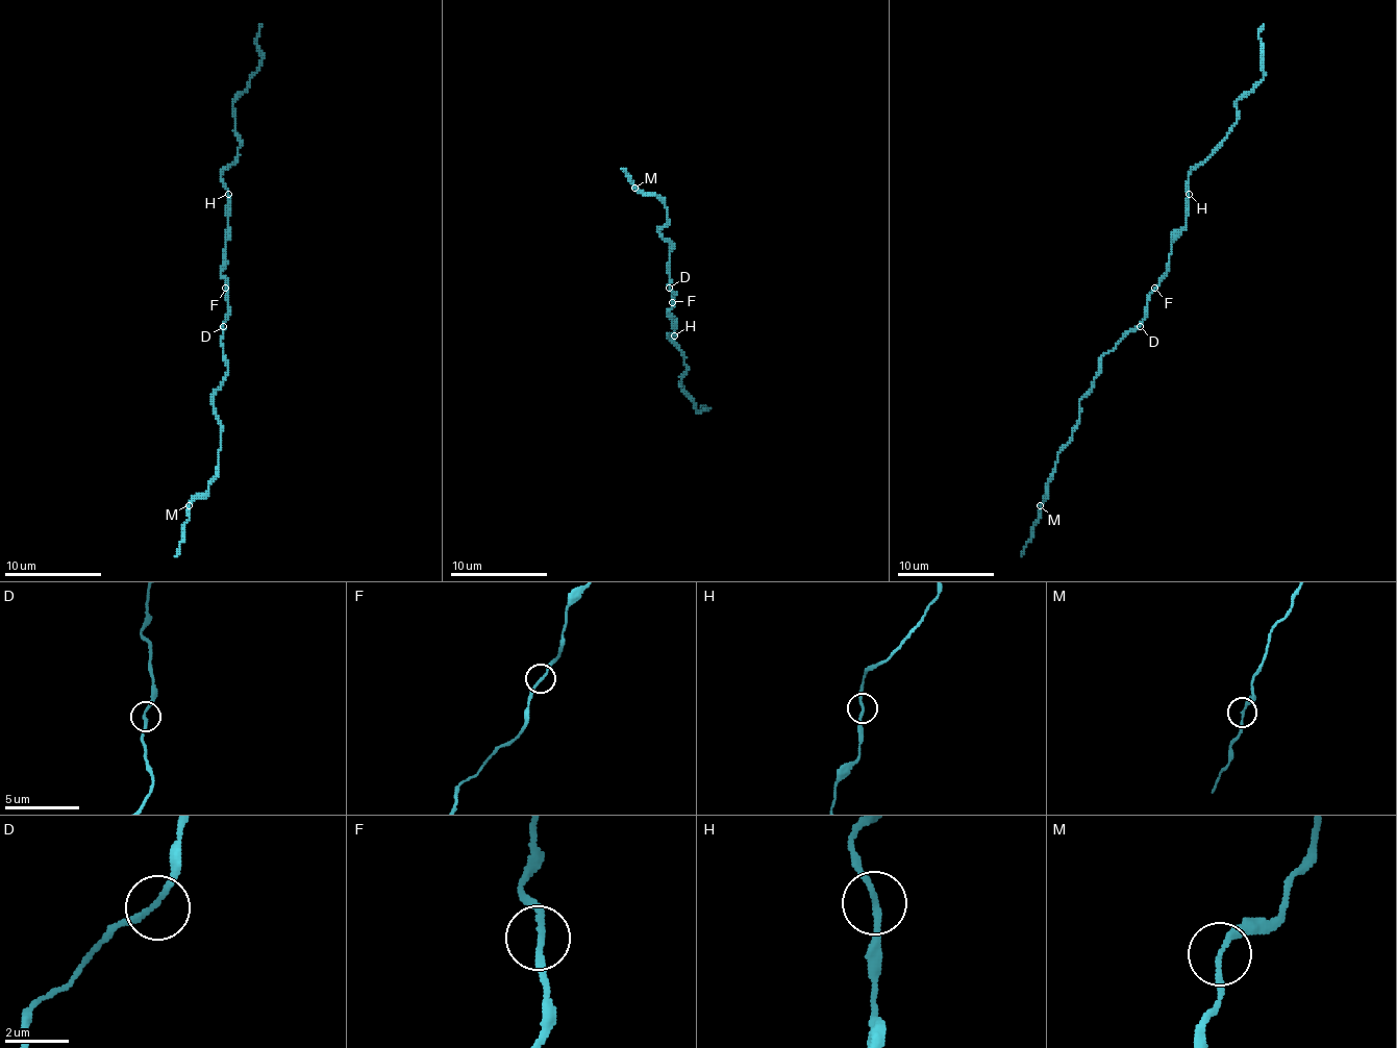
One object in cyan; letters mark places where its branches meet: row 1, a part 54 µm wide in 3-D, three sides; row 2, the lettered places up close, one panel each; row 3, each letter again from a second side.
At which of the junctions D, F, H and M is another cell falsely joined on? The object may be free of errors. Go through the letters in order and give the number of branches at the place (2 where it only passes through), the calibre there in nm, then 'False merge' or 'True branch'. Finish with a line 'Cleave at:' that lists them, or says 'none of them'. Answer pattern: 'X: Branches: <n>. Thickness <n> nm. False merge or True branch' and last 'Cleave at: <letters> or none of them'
D: Branches: 2. Thickness 170 nm. True branch
F: Branches: 2. Thickness 180 nm. True branch
H: Branches: 2. Thickness 180 nm. True branch
M: Branches: 2. Thickness 170 nm. True branch
Cleave at: none of them

